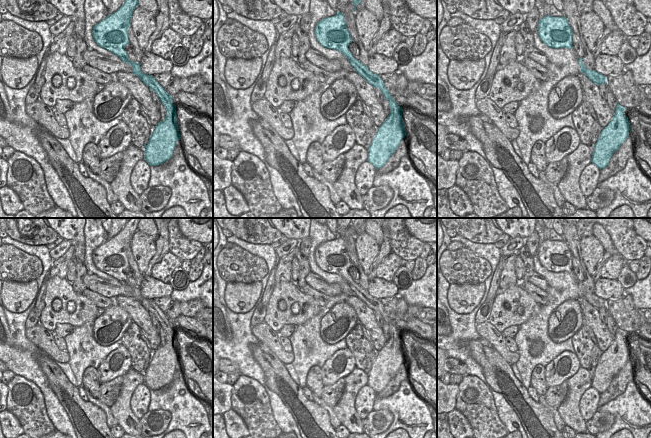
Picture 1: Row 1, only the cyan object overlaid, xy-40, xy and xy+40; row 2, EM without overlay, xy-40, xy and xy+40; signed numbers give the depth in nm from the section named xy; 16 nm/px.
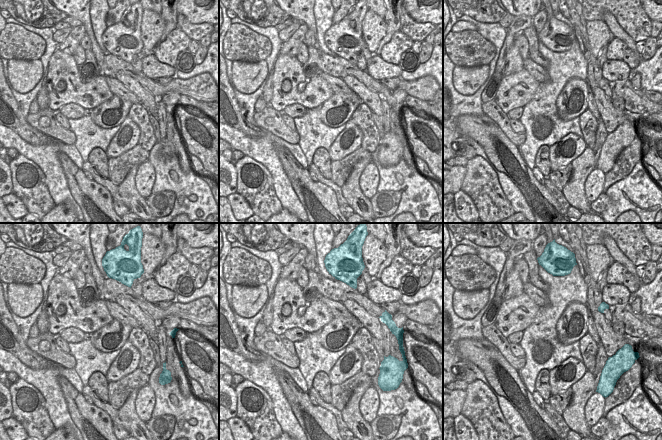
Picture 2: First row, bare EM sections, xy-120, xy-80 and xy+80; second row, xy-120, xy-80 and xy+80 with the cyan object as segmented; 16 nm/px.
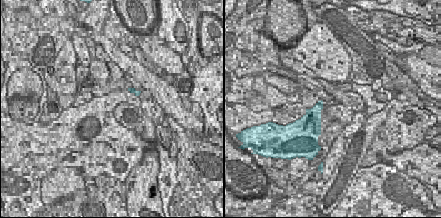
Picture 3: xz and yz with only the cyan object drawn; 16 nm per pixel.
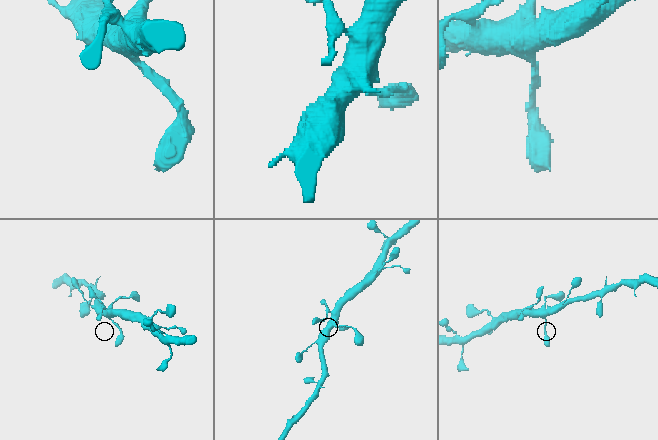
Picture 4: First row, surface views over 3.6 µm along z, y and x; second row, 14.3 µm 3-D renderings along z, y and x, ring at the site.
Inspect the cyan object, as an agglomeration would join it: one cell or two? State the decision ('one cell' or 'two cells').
one cell

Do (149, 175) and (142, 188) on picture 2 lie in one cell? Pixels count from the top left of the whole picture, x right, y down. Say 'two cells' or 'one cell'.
one cell

